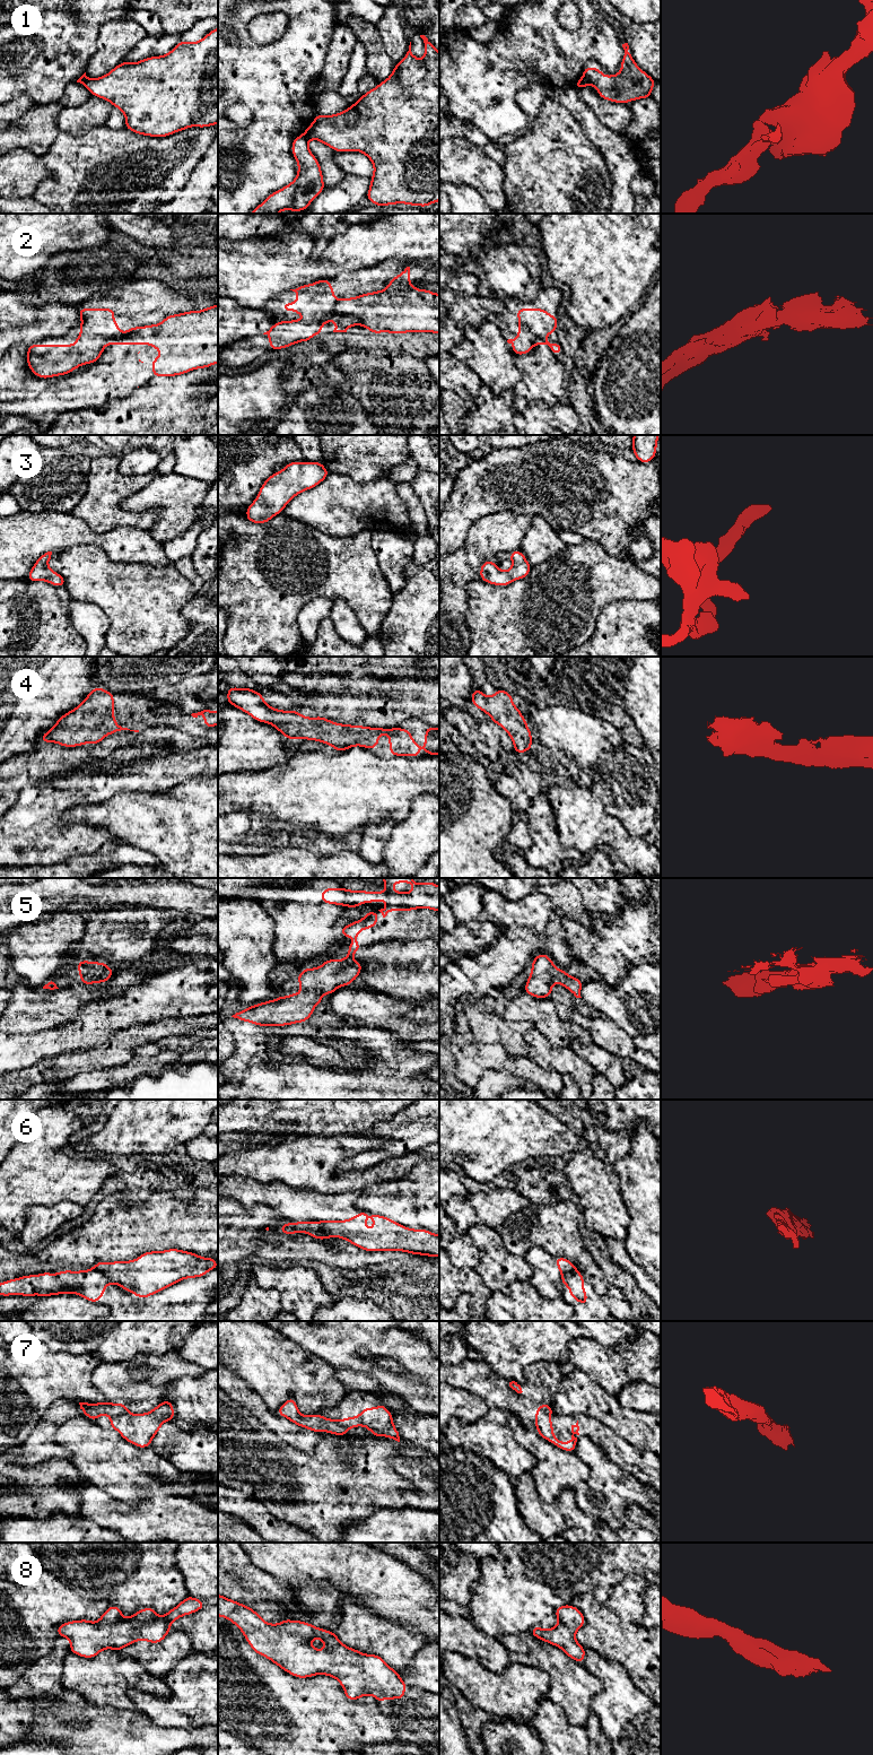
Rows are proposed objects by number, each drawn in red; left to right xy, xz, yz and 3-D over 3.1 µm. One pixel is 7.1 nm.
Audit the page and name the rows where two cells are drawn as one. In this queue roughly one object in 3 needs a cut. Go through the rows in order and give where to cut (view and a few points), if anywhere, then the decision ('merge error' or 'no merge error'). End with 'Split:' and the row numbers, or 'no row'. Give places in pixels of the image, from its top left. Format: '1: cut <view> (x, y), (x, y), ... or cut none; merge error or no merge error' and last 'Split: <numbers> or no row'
1: cut yz (582, 78), (587, 85); merge error
2: cut xz (333, 304), (333, 313), (352, 315), (358, 323); merge error
3: cut none; no merge error
4: cut none; no merge error
5: cut none; no merge error
6: cut xy (94, 1266), (110, 1282); merge error
7: cut xy (127, 1410), (111, 1416); merge error
8: cut none; no merge error
Split: 1, 2, 6, 7

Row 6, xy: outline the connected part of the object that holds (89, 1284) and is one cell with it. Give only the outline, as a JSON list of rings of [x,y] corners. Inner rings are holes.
[[[95,1267],[88,1270],[63,1270],[58,1274],[42,1272],[26,1275],[16,1279],[0,1283],[0,1296],[41,1295],[46,1297],[59,1294],[78,1294],[96,1303],[105,1294],[104,1288],[110,1285],[106,1276]]]

